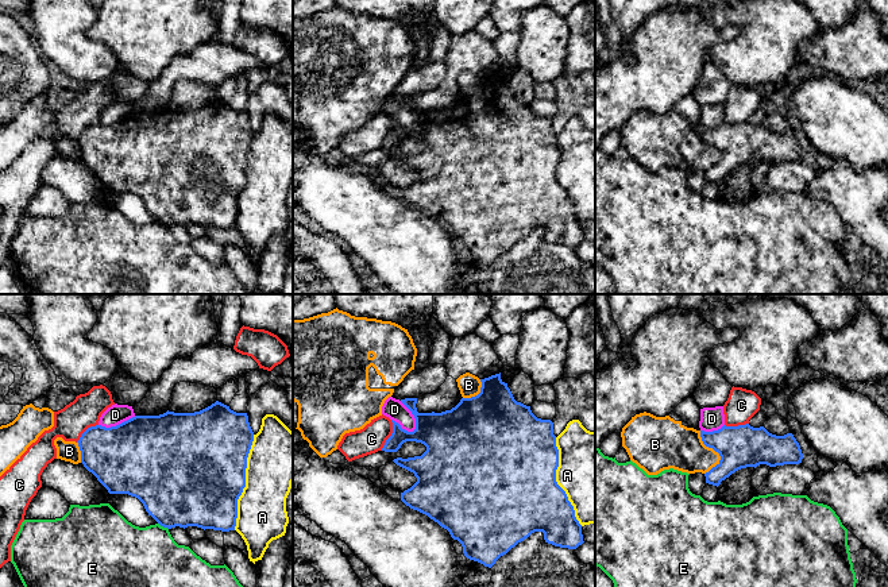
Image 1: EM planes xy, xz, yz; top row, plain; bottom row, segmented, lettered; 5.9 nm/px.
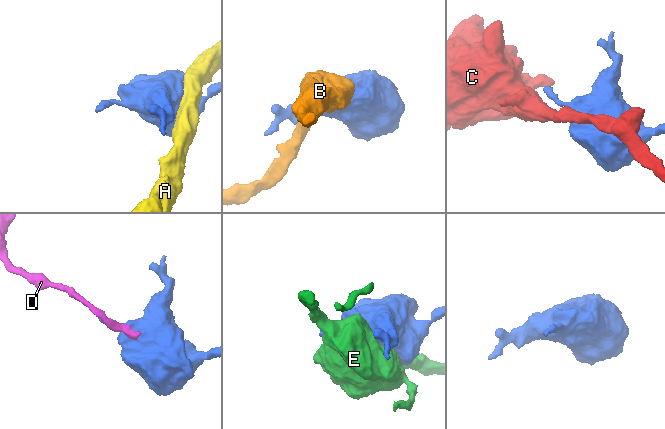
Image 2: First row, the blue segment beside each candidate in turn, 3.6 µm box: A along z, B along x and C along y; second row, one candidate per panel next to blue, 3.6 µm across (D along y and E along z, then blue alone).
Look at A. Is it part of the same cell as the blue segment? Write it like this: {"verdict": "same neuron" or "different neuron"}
{"verdict": "different neuron"}

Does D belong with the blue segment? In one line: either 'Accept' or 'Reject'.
Reject

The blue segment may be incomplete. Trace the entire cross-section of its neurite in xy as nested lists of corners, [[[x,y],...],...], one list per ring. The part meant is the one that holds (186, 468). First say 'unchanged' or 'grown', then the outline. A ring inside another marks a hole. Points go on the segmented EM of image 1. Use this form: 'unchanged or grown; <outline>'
unchanged; [[[216,401],[194,413],[166,412],[159,416],[135,416],[116,426],[88,428],[80,437],[81,463],[109,494],[128,494],[138,498],[148,515],[161,526],[197,526],[221,532],[235,530],[238,499],[246,487],[247,457],[254,432],[247,413],[236,413]]]

